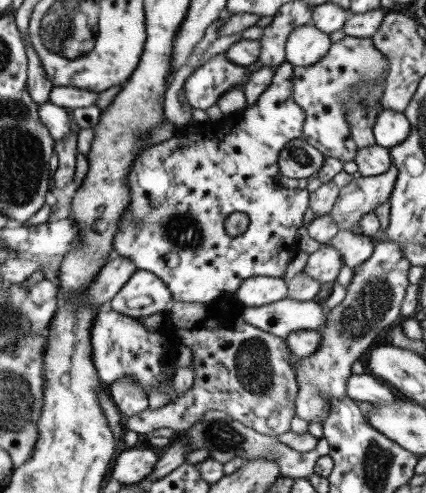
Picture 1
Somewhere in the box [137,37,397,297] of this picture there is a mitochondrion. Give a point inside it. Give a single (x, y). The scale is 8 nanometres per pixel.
(300, 156)

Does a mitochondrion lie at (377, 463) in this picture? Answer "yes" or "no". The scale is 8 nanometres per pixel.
yes

